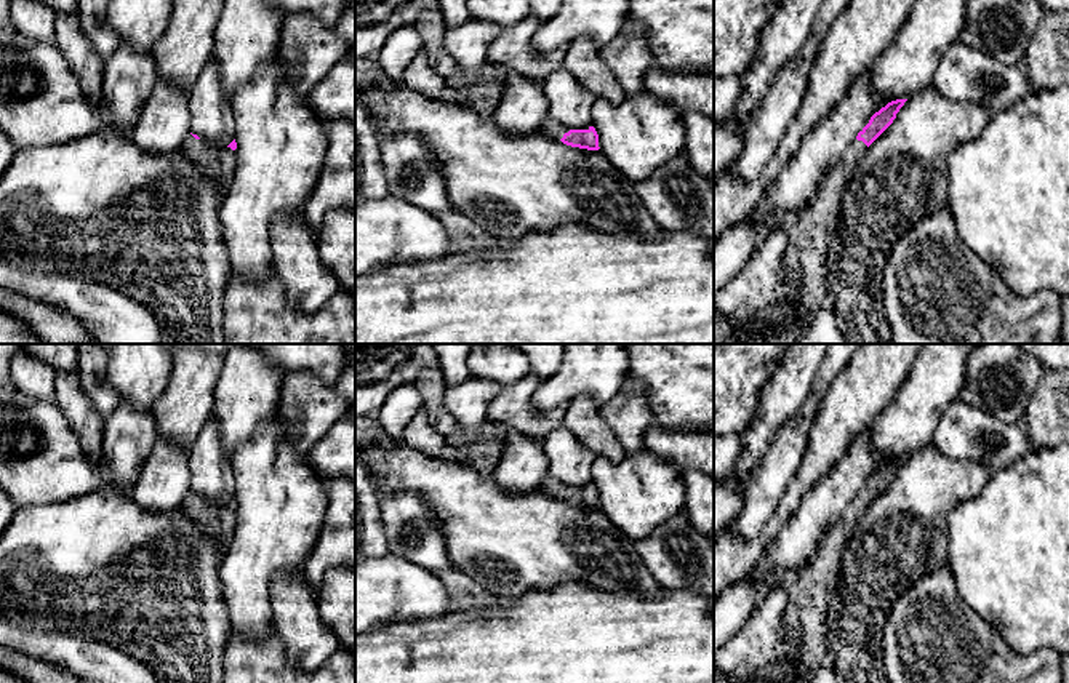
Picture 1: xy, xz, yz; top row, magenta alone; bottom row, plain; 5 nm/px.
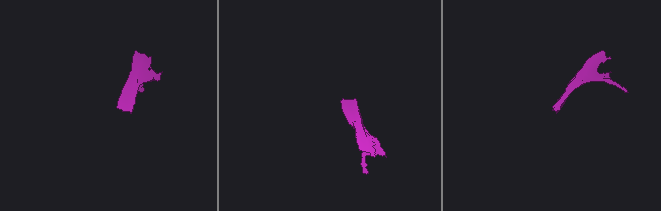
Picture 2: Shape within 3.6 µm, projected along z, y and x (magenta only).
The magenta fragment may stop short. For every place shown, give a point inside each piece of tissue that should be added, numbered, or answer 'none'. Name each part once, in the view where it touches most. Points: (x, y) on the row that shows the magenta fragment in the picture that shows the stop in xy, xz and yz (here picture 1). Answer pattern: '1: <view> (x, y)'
1: xz (552, 128)

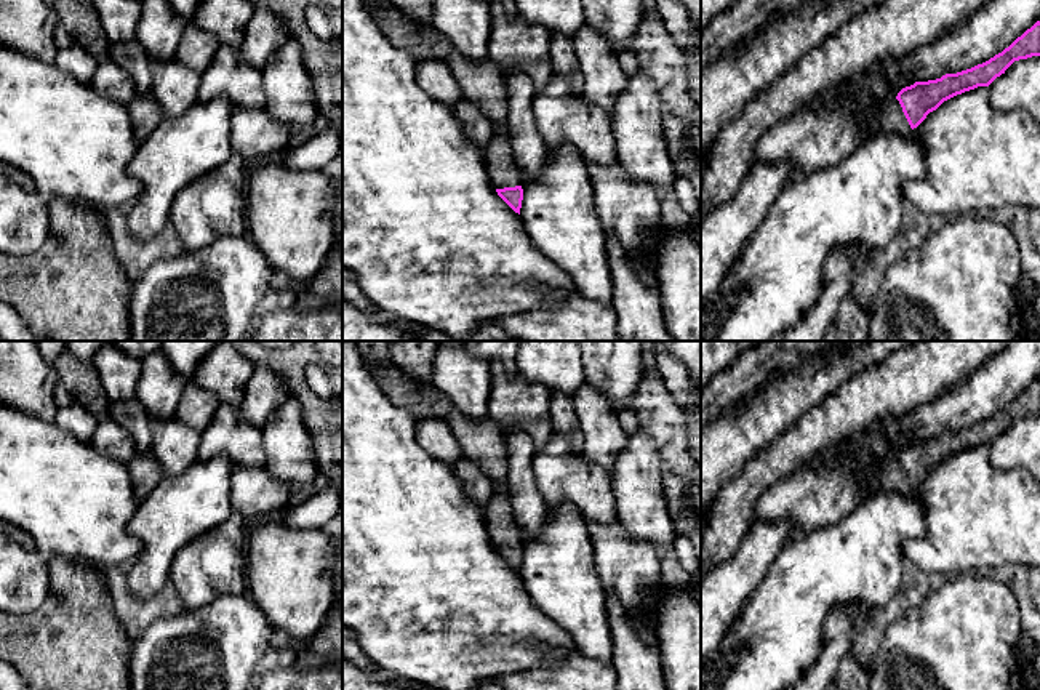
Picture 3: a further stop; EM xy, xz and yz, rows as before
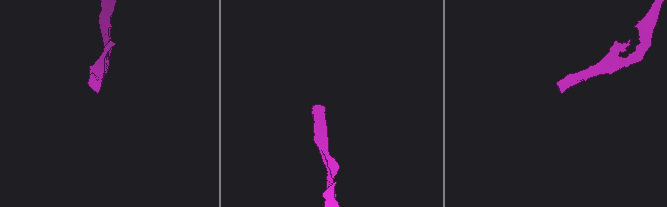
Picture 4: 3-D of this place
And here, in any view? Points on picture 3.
1: yz (888, 117)

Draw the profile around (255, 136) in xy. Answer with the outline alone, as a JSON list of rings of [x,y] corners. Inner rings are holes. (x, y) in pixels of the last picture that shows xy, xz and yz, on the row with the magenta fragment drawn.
[[[234,107],[230,114],[230,147],[246,163],[278,157],[293,146],[294,130],[275,122],[264,109]]]

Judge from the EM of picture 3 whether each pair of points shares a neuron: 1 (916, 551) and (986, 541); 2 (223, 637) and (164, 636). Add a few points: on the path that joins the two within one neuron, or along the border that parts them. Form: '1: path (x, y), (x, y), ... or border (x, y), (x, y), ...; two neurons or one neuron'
1: path (933, 551), (948, 549), (959, 541), (968, 541); one neuron
2: path (208, 636), (199, 631), (178, 634); one neuron

